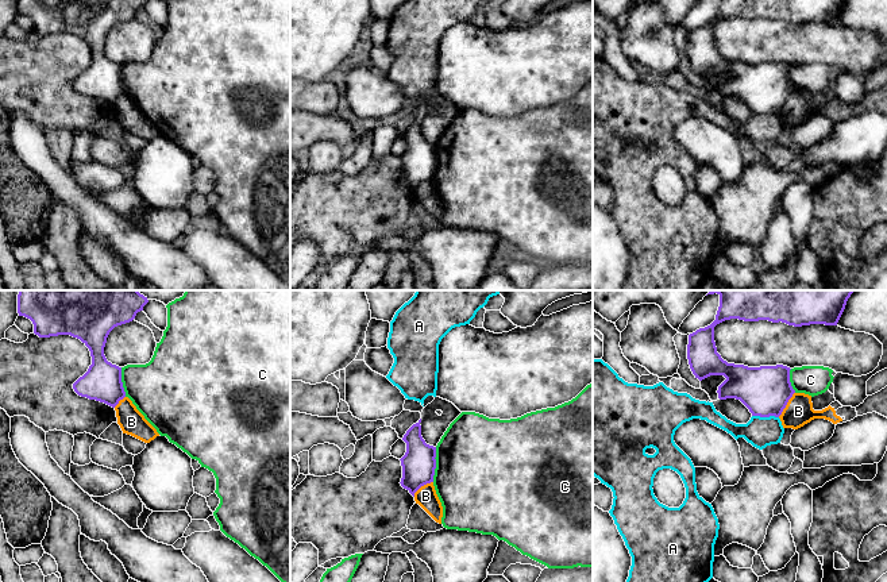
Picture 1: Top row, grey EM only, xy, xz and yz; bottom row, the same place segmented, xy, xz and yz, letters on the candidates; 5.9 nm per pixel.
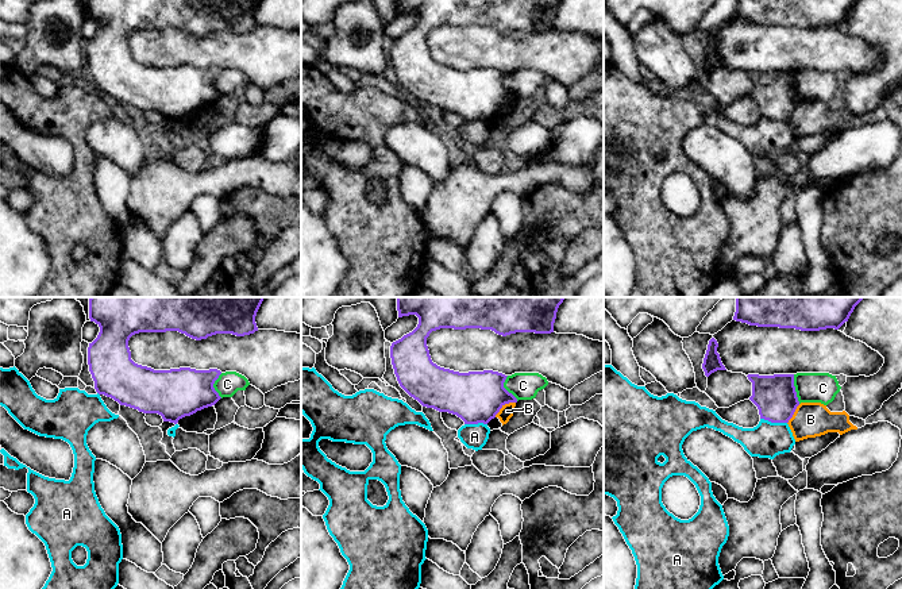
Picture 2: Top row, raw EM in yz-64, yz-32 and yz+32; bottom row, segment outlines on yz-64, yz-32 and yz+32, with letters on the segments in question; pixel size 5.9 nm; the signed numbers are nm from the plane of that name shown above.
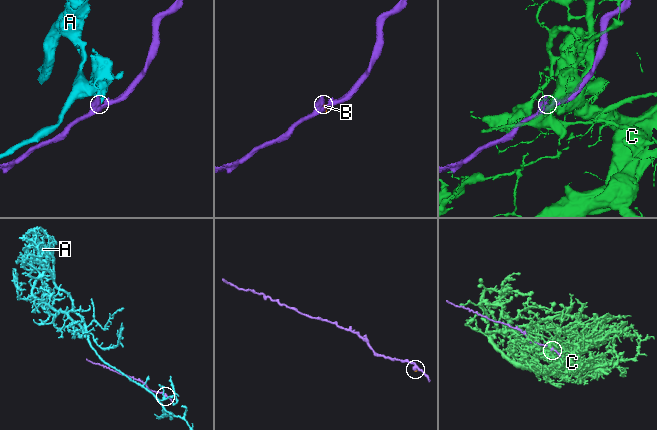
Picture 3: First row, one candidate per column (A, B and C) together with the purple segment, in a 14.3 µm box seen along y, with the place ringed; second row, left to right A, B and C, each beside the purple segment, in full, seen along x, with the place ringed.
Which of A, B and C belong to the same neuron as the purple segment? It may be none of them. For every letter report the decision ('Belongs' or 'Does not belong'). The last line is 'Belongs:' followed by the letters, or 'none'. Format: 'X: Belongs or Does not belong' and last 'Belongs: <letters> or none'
A: Does not belong
B: Does not belong
C: Does not belong
Belongs: none

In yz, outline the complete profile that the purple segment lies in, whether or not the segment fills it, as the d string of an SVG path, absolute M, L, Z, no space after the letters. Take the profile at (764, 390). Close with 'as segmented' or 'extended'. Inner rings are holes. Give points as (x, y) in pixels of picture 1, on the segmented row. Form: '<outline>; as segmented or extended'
M710 290L707 294L720 296L720 307L716 320L689 335L687 359L690 369L699 381L710 375L724 375L726 379L718 386L718 398L740 400L752 416L779 417L795 390L790 382L790 367L783 365L748 367L728 363L717 352L714 327L725 320L738 319L744 321L768 320L786 323L794 327L825 324L837 325L848 298L855 290Z; as segmented

